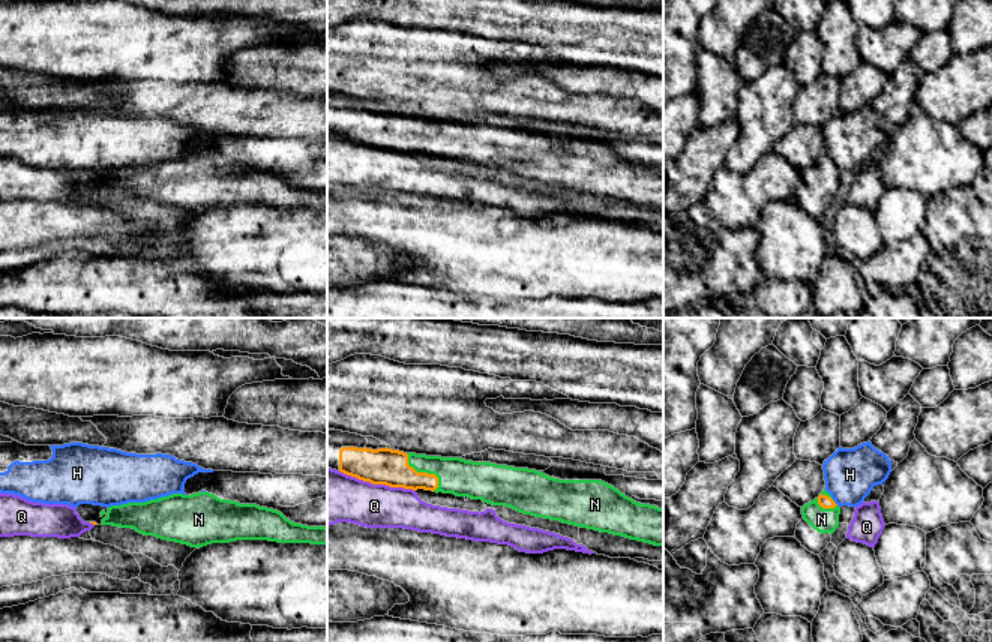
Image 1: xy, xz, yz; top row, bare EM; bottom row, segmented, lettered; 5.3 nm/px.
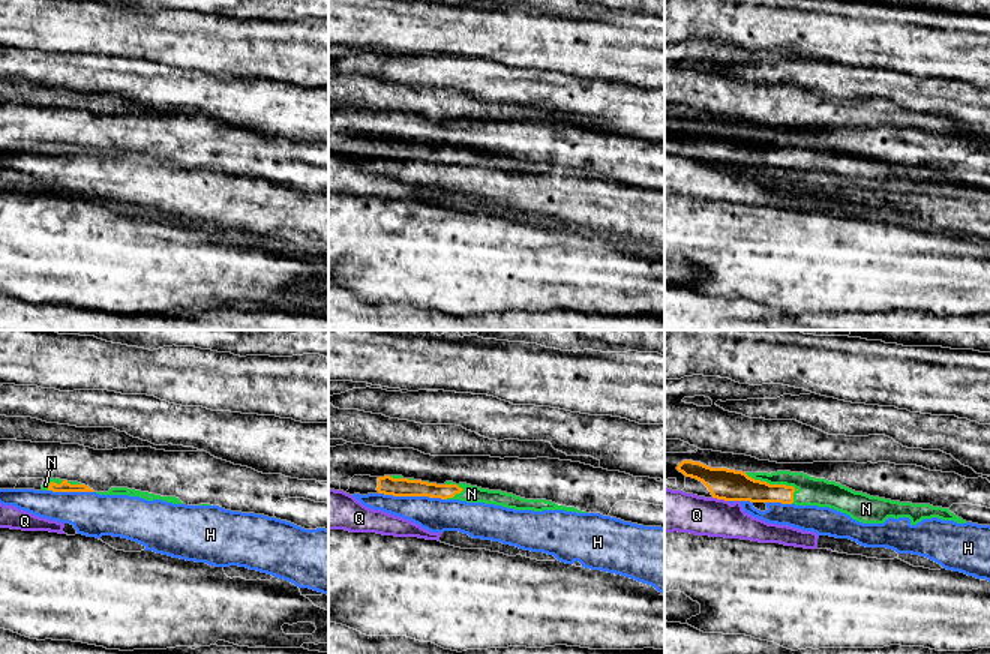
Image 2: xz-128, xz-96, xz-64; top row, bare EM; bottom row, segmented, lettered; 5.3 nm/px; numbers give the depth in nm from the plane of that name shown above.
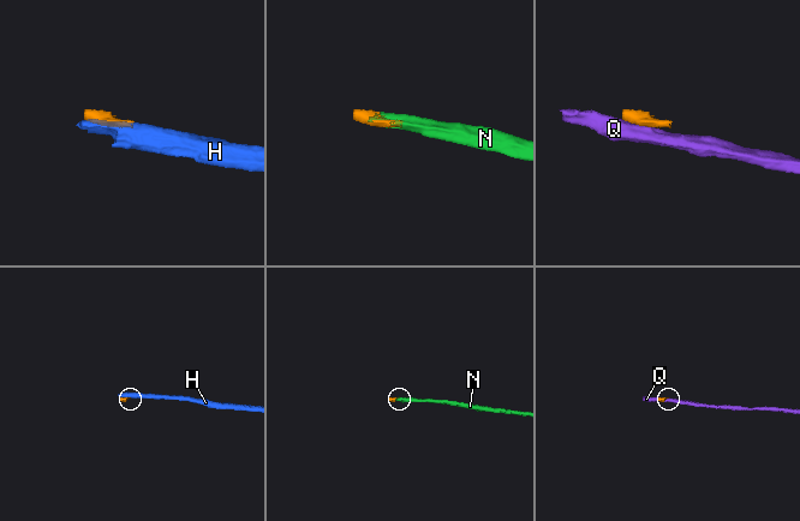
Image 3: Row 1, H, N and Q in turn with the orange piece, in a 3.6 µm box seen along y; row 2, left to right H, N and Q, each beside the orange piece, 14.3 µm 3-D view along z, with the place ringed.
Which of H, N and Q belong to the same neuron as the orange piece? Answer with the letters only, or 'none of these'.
N

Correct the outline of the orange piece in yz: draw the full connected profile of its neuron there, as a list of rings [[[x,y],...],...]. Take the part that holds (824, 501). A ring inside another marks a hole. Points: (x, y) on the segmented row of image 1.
[[[824,489],[818,498],[801,507],[803,519],[818,532],[833,534],[839,526],[840,507]]]

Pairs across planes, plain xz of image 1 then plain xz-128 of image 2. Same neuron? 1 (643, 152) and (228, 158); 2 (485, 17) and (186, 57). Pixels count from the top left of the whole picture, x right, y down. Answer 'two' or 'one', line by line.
1: one
2: one

